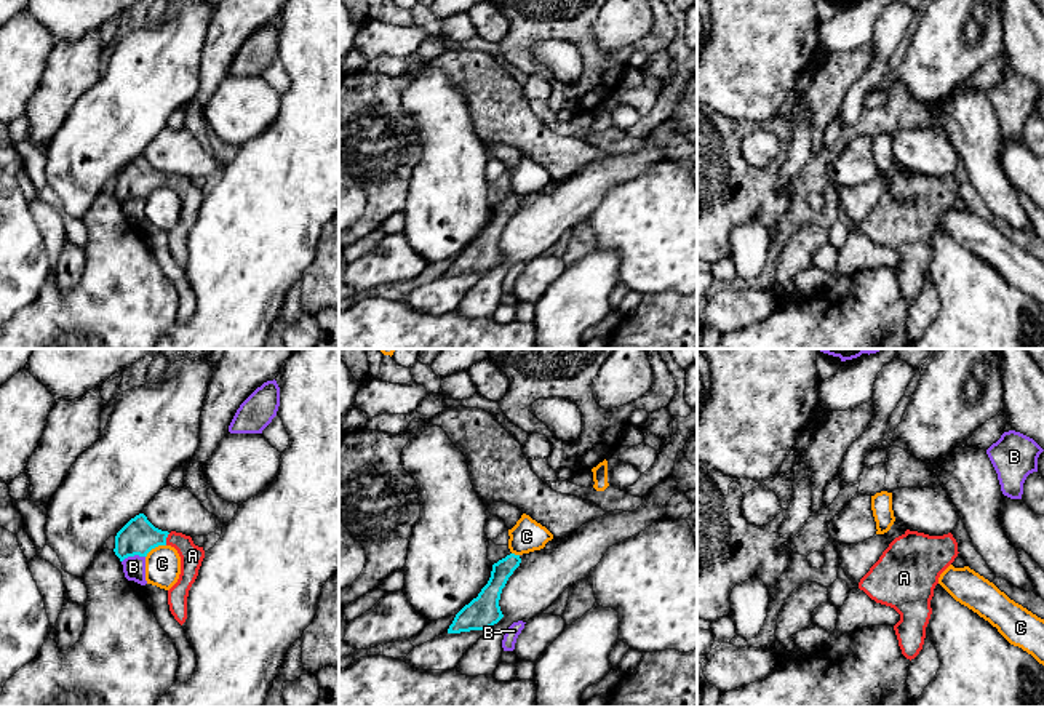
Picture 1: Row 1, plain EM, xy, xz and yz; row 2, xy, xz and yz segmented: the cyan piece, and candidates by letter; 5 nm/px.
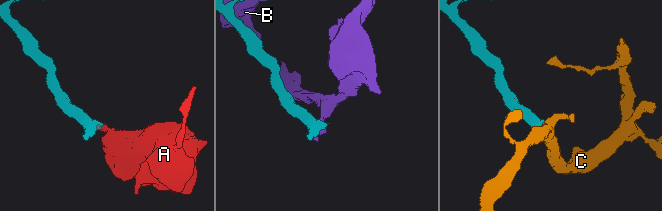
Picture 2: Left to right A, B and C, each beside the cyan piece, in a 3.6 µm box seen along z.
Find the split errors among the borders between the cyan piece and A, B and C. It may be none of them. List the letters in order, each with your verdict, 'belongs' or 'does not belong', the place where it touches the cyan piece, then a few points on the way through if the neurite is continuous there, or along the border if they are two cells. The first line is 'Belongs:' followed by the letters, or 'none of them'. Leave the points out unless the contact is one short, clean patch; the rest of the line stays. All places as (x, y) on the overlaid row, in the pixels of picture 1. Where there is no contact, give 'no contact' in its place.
Belongs: A
A: belongs; contact xy (165, 539); way xy (138, 536), (165, 539), (176, 539), (192, 555)
B: does not belong; contact xy (133, 555)
C: does not belong; contact xy (154, 547); border xy (165, 544), (155, 546), (146, 557)

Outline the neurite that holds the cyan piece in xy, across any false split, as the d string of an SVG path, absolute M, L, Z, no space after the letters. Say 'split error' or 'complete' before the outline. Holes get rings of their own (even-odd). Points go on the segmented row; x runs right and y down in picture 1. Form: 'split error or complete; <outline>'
split error; M144 513L131 518L115 536L115 555L123 561L128 557L147 557L158 545L171 545L181 557L181 574L168 590L168 605L174 619L182 625L187 619L187 597L205 558L203 547L193 544L190 536L155 528Z

